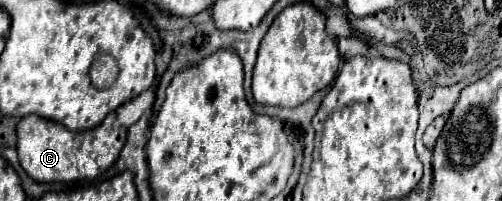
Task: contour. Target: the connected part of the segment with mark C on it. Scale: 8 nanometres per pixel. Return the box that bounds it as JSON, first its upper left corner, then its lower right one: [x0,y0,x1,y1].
[18,112,128,182]

